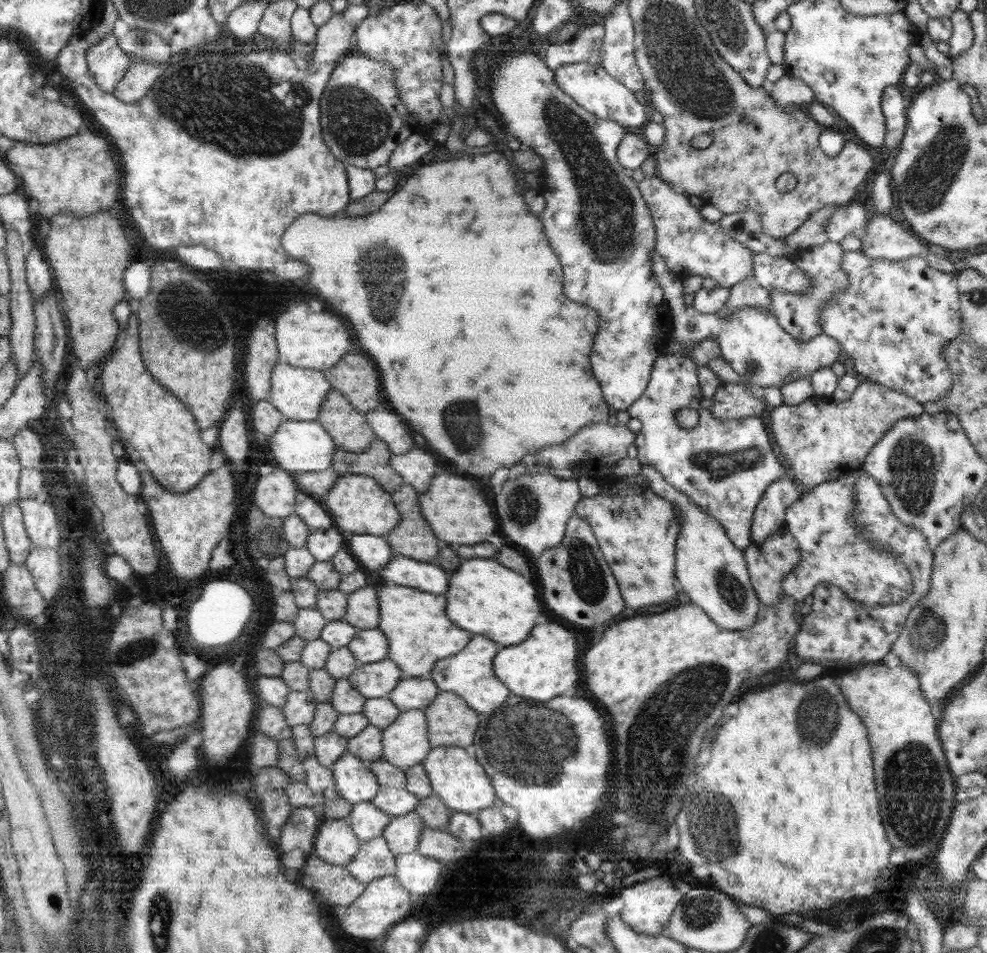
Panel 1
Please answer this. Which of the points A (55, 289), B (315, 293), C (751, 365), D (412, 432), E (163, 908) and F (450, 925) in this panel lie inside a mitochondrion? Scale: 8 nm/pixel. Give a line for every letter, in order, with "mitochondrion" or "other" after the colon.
A: other
B: other
C: mitochondrion
D: other
E: mitochondrion
F: other

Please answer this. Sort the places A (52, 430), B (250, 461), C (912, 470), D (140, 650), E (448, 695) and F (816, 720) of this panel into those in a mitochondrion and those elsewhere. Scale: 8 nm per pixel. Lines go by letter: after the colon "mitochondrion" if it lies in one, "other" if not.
A: other
B: other
C: mitochondrion
D: mitochondrion
E: other
F: mitochondrion

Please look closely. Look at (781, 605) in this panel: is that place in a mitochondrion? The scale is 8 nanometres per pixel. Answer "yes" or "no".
no

